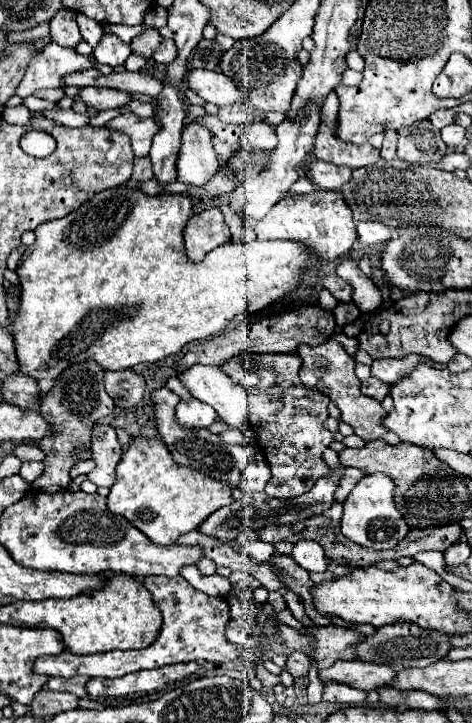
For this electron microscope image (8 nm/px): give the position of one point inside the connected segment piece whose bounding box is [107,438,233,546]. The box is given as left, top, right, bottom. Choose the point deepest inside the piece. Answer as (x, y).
(163, 499)

